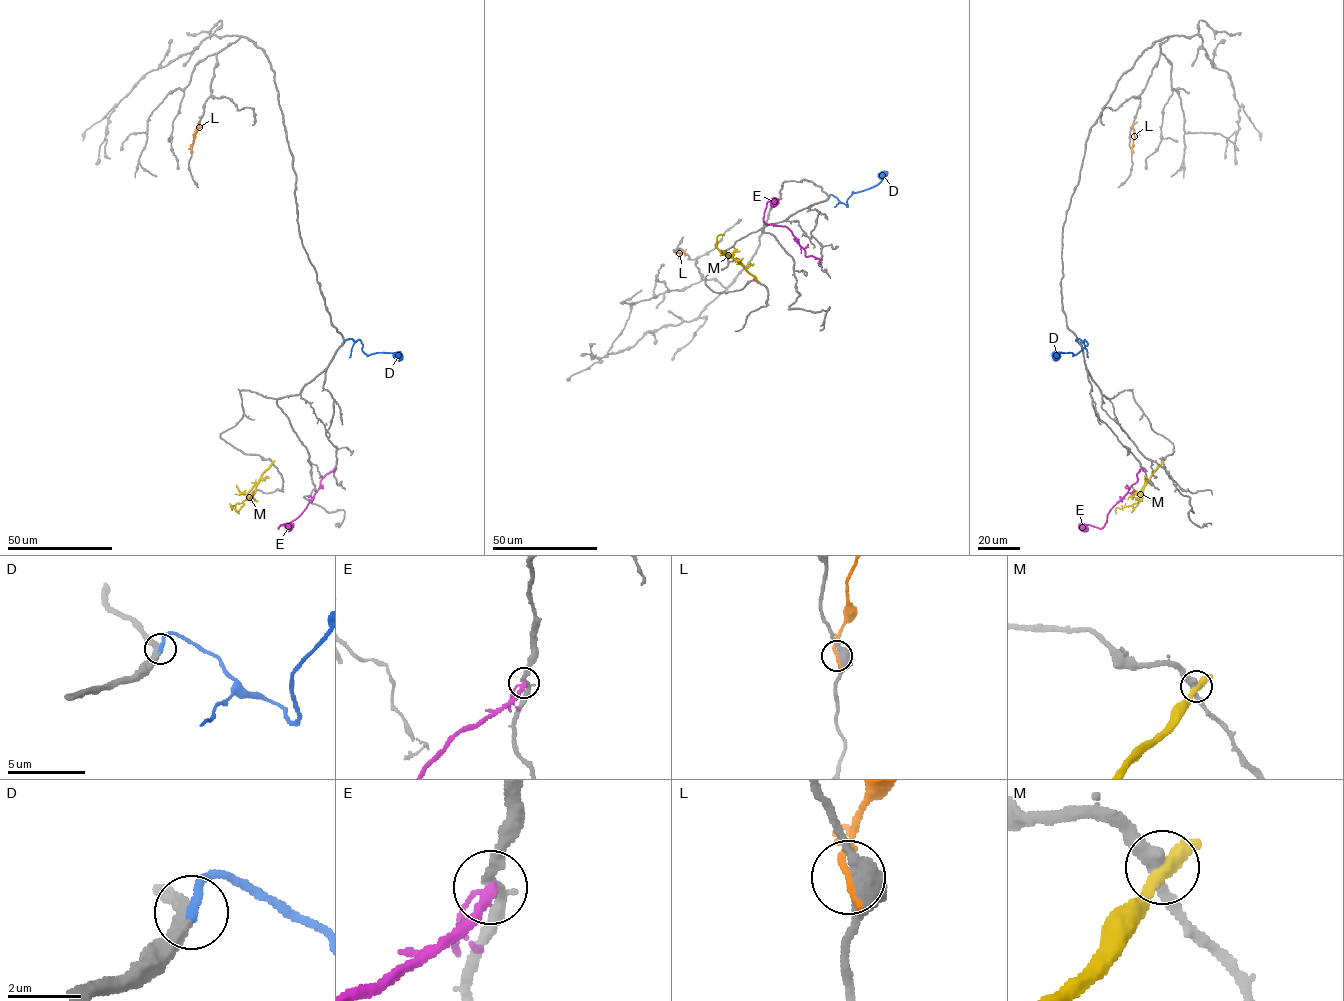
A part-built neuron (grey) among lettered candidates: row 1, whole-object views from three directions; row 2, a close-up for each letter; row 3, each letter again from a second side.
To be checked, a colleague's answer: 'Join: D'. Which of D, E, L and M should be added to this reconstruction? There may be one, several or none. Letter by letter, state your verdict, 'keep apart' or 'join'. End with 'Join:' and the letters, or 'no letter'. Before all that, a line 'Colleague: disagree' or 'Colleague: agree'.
Colleague: agree
D: join
E: keep apart
L: keep apart
M: keep apart
Join: D

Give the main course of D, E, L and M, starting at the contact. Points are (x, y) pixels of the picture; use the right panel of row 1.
D: (1078, 341), (1077, 339), (1084, 340), (1087, 345), (1075, 355), (1061, 353), (1052, 357)
E: (1141, 467), (1137, 480), (1108, 514), (1105, 524), (1099, 528), (1090, 525), (1083, 527)
L: (1131, 151), (1133, 125), (1137, 122)
M: (1162, 462), (1152, 473), (1138, 501), (1117, 507), (1116, 513)

